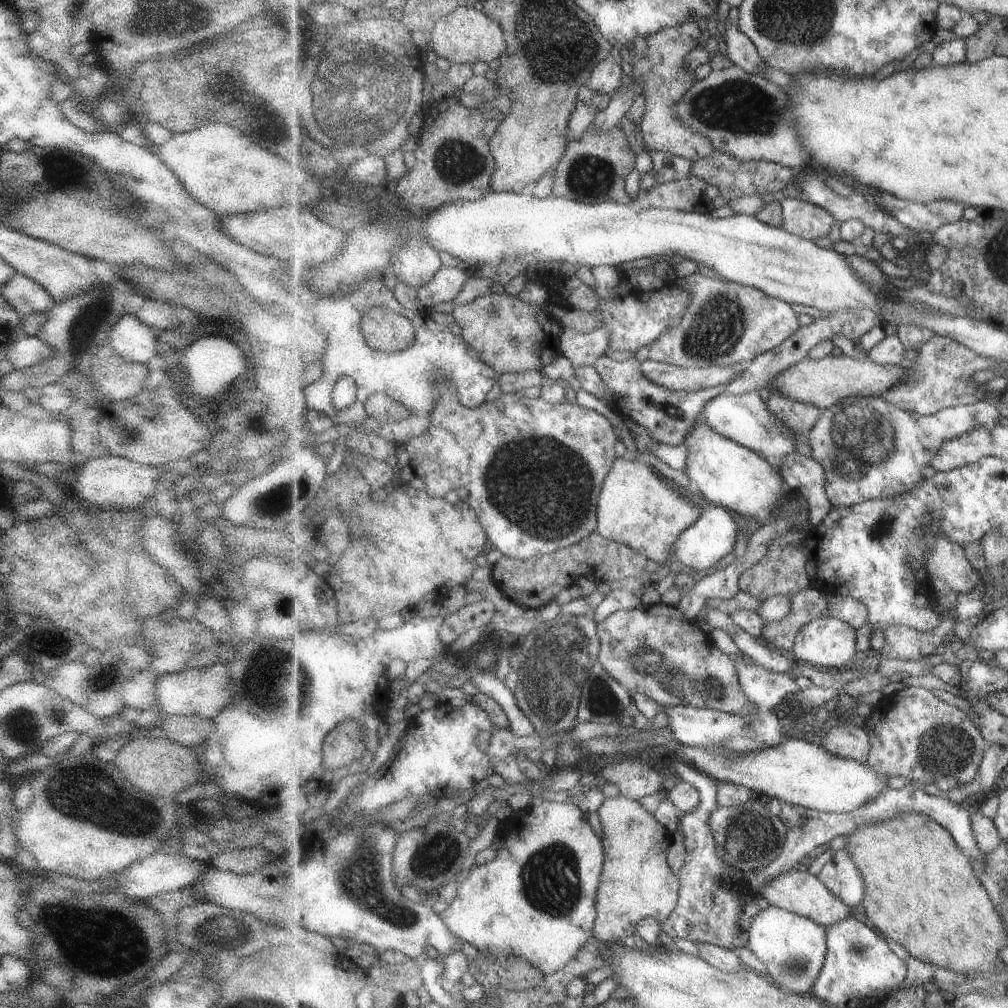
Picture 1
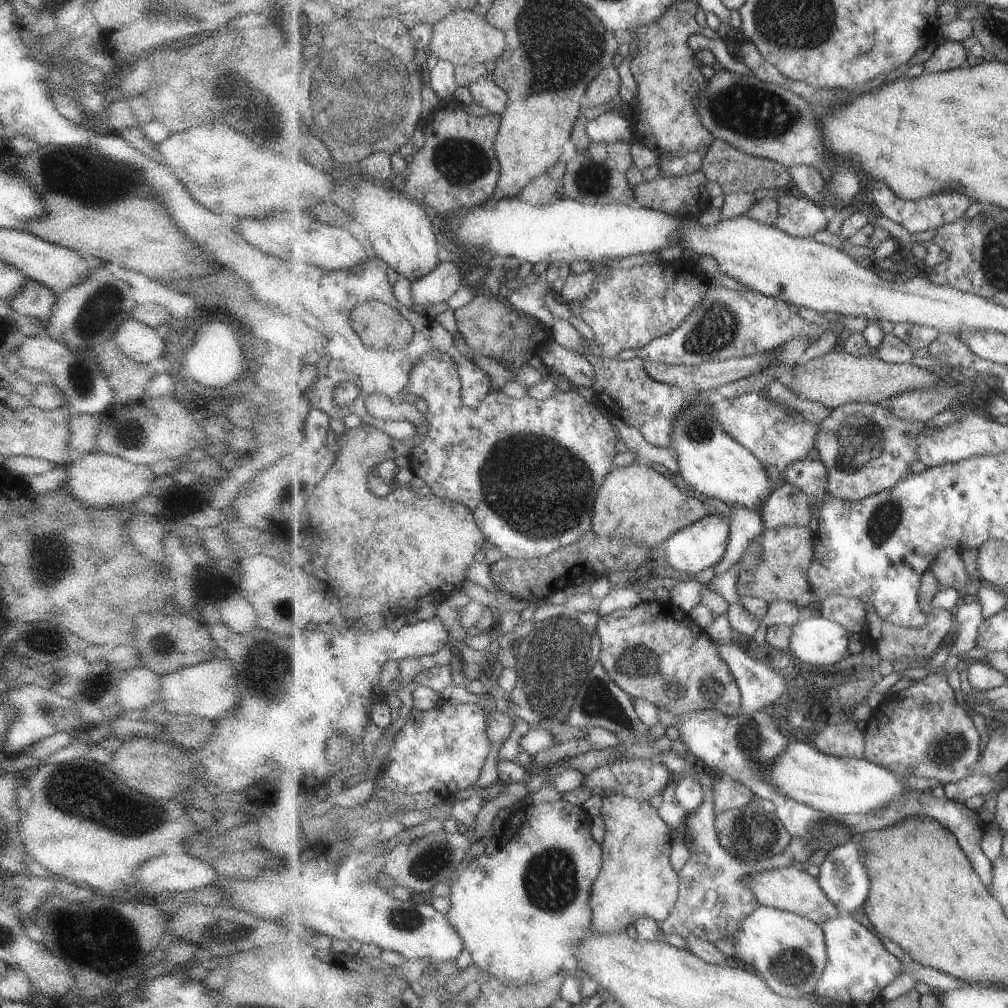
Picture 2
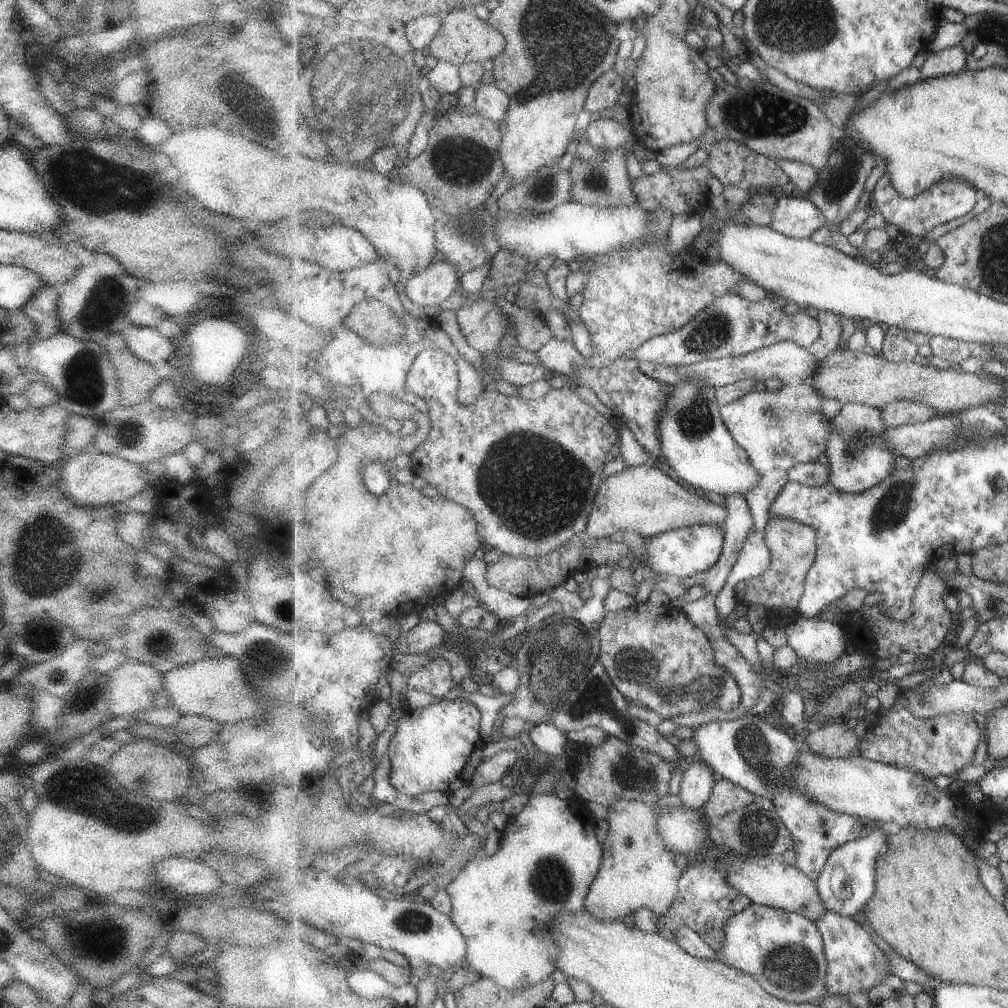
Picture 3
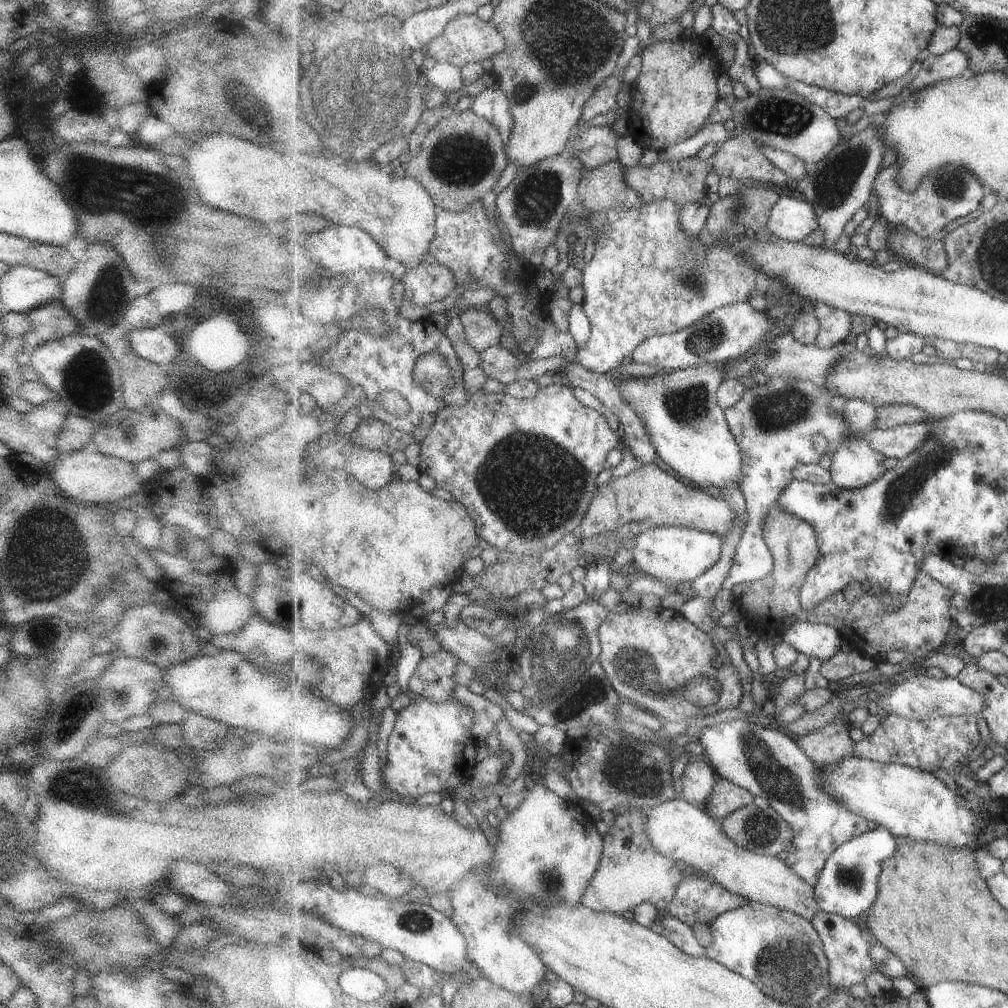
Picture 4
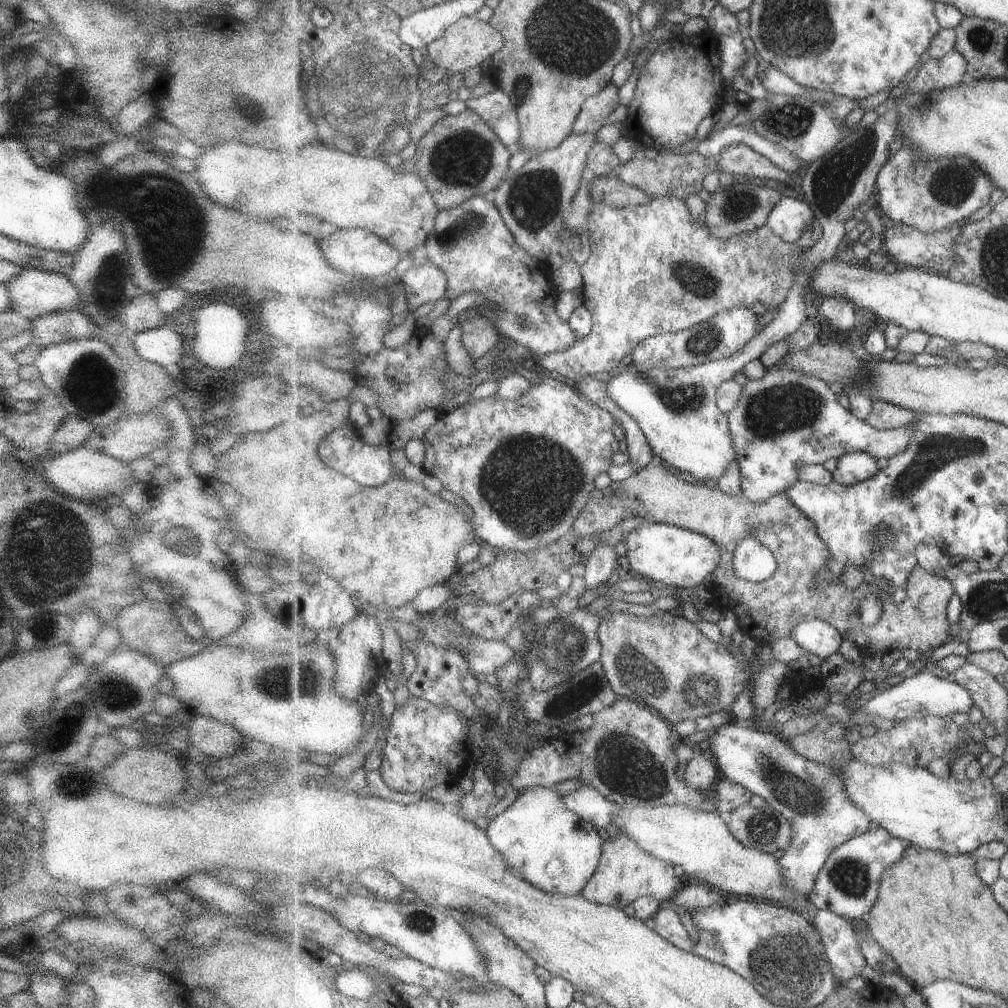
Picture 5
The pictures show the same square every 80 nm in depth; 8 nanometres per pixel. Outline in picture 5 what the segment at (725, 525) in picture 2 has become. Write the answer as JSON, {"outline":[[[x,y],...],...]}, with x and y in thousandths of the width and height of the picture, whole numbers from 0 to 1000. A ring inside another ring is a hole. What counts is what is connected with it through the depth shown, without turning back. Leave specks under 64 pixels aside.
{"outline":[[[639,516],[630,526],[626,526],[620,537],[621,552],[619,565],[630,568],[657,582],[659,580],[670,583],[691,582],[698,578],[716,558],[716,548],[711,539],[701,532],[688,527],[658,518],[643,518]]]}

